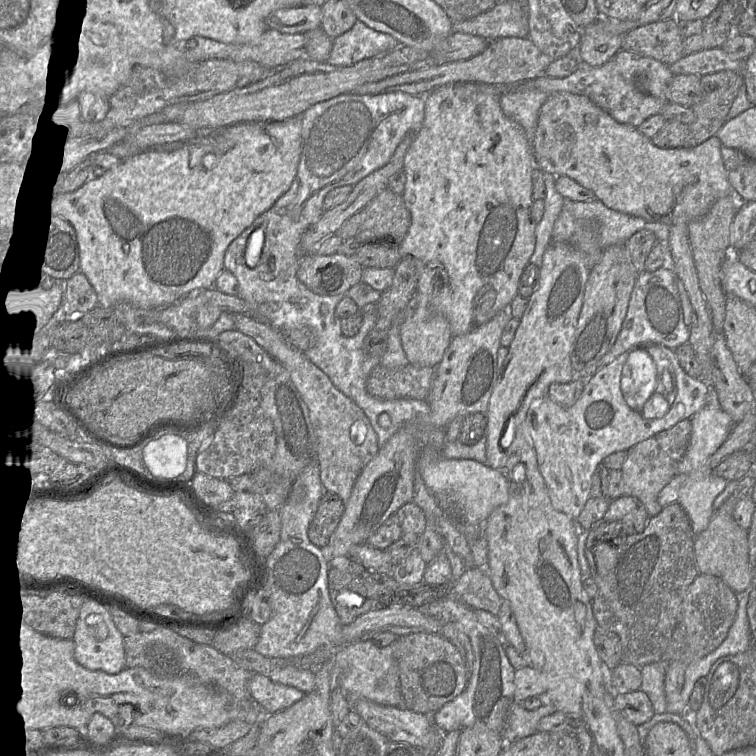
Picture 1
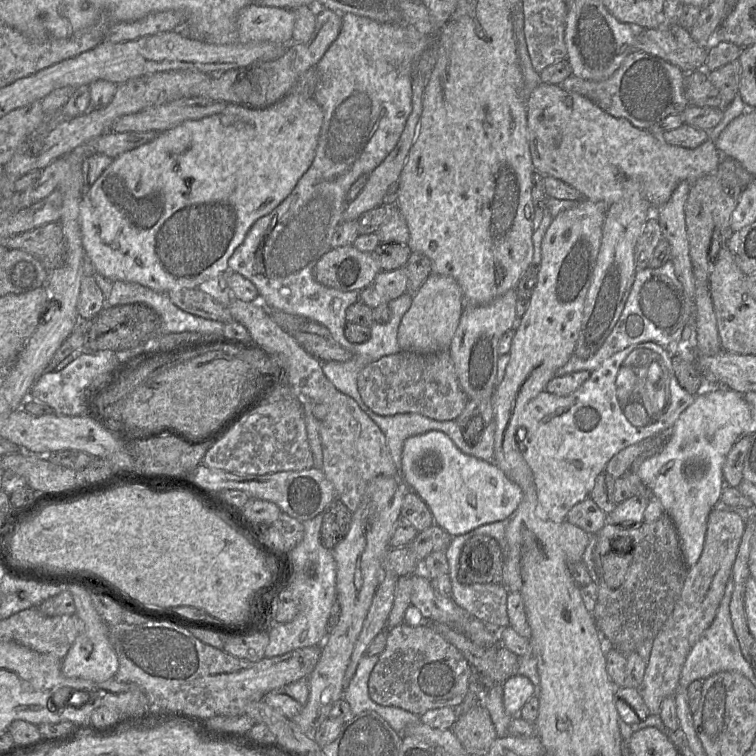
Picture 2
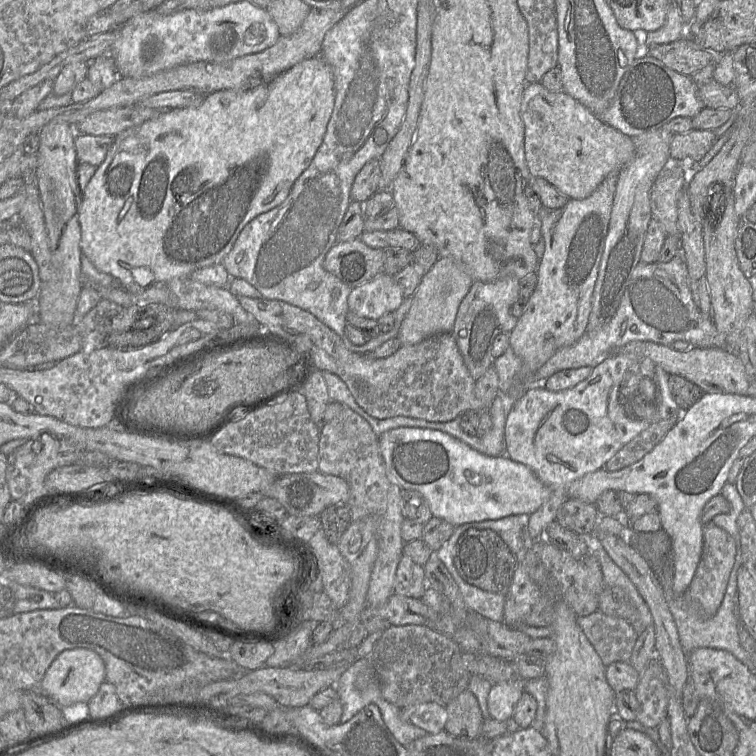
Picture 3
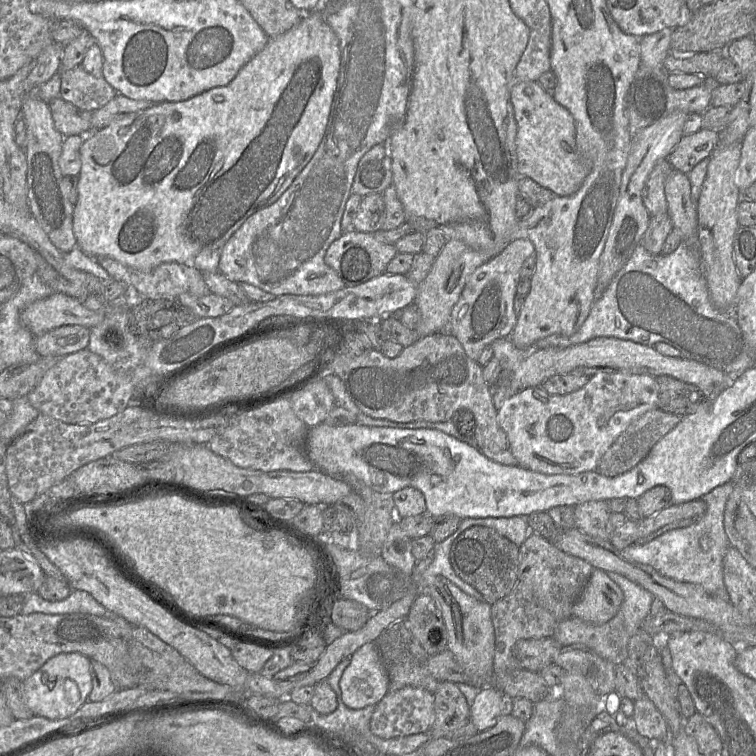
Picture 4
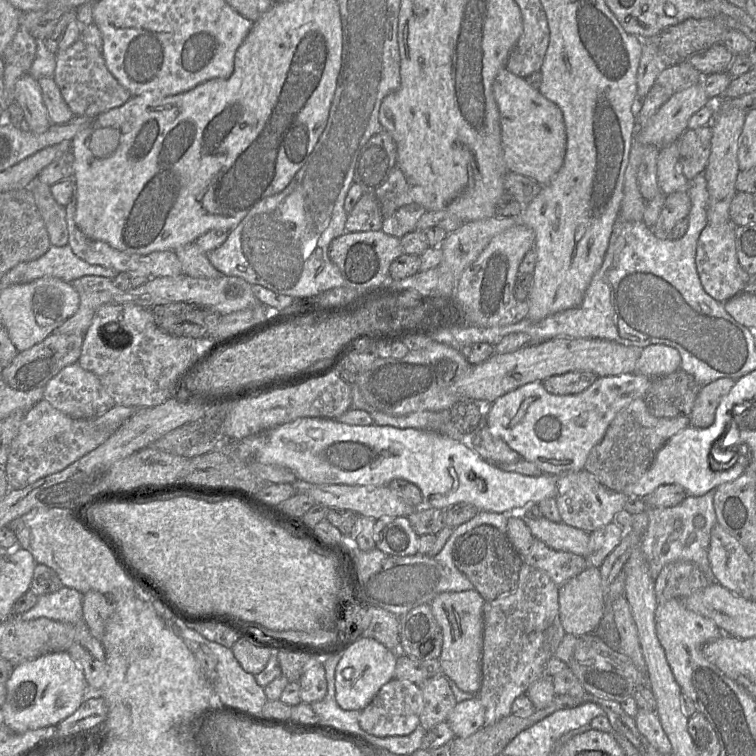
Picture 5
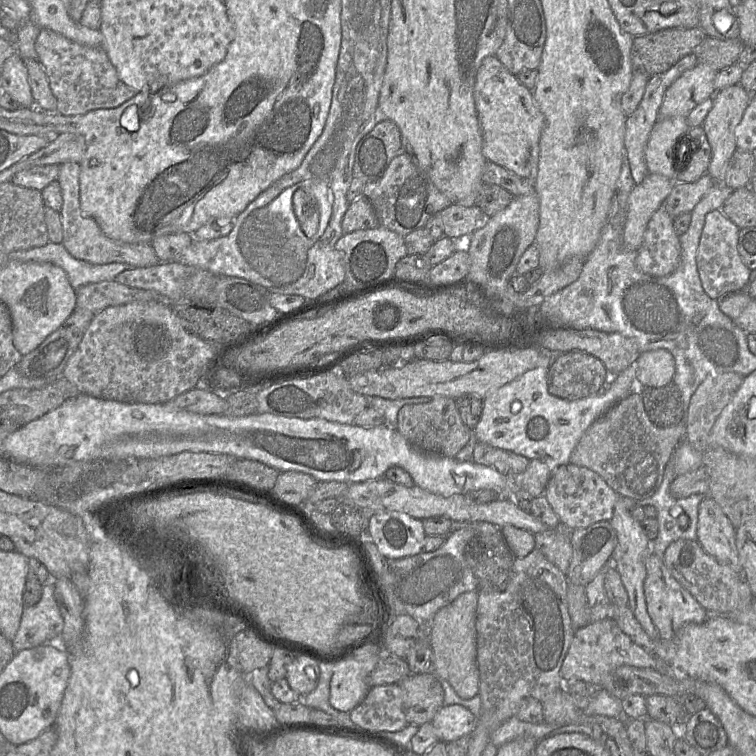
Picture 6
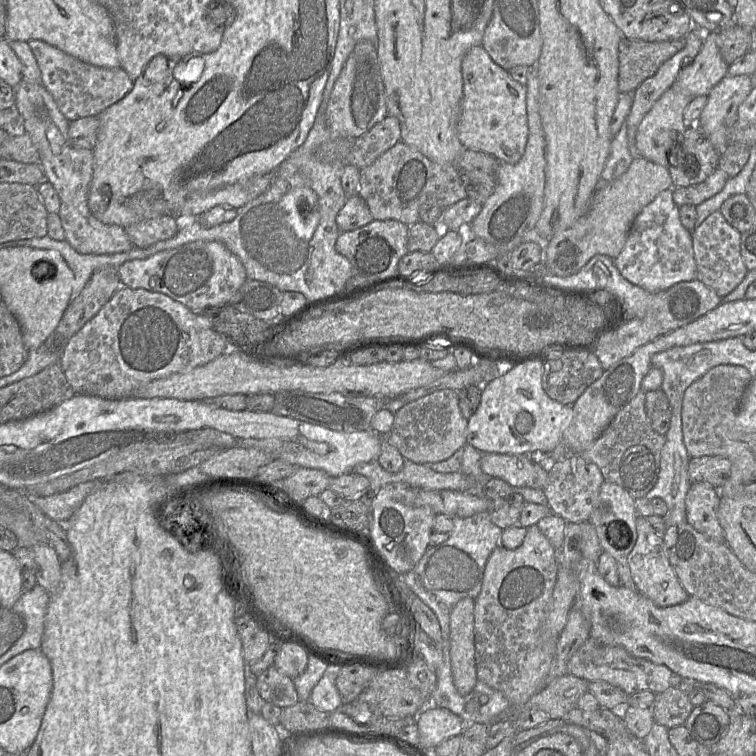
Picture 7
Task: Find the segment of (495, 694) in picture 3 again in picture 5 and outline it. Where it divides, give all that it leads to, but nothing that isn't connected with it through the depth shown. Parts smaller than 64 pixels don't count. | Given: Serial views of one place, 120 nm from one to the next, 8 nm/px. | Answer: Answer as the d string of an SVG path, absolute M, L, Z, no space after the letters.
M478 696L457 703L446 722L456 737L466 738L484 727L485 708Z

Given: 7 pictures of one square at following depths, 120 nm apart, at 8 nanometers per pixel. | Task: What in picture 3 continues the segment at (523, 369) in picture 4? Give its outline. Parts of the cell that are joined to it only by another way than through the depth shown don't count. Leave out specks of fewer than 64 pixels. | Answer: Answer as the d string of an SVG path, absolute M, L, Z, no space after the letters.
M647 341L631 342L615 354L635 354L644 356L659 365L669 375L681 376L698 385L707 394L747 394L751 379L741 359L725 348L692 348L686 352L678 352L670 346L659 345Z

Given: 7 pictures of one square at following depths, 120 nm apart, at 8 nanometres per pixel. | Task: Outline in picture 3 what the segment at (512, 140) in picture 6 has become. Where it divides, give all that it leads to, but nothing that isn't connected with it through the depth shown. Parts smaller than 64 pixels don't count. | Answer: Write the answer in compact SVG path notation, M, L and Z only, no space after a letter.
M540 82L526 85L520 113L525 127L525 159L530 175L547 180L569 199L587 198L610 173L621 171L635 155L633 138L603 122L566 92L549 91Z

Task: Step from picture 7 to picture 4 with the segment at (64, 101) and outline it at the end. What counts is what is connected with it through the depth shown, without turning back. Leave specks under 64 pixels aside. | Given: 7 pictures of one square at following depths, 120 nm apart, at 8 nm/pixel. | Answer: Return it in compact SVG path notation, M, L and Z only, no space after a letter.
M82 65L61 71L60 77L61 98L82 110L98 110L118 94L104 77L91 75Z

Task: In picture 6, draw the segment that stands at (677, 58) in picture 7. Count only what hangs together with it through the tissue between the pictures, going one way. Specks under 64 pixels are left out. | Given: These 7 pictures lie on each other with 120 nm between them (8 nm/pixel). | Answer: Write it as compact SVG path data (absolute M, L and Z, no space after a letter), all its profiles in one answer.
M695 53L689 54L678 61L666 72L653 75L649 78L642 100L636 110L627 117L624 145L627 151L628 163L635 184L640 184L649 173L645 162L645 148L651 130L659 119L659 109L663 102L665 93L671 84L678 79L685 71L694 68L698 63Z

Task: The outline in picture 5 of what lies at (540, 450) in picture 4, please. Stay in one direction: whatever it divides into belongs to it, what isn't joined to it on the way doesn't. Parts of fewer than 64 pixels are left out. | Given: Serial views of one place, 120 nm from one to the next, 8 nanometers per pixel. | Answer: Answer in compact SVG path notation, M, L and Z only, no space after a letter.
M640 374L598 377L589 388L576 395L553 395L545 390L543 382L528 383L486 407L486 426L493 436L503 440L522 459L534 463L544 474L561 476L580 471L617 414L634 400L643 399L650 380Z

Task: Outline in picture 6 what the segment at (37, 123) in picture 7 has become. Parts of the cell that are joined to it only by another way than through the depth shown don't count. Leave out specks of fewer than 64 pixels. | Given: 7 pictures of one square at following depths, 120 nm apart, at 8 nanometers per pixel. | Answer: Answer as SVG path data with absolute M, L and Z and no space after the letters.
M64 162L59 164L57 182L63 196L60 210L63 227L63 241L67 251L76 259L92 264L108 264L113 262L126 263L132 267L148 267L159 263L159 259L150 243L125 243L115 241L106 236L92 217L85 217L80 209L80 164L78 162Z

